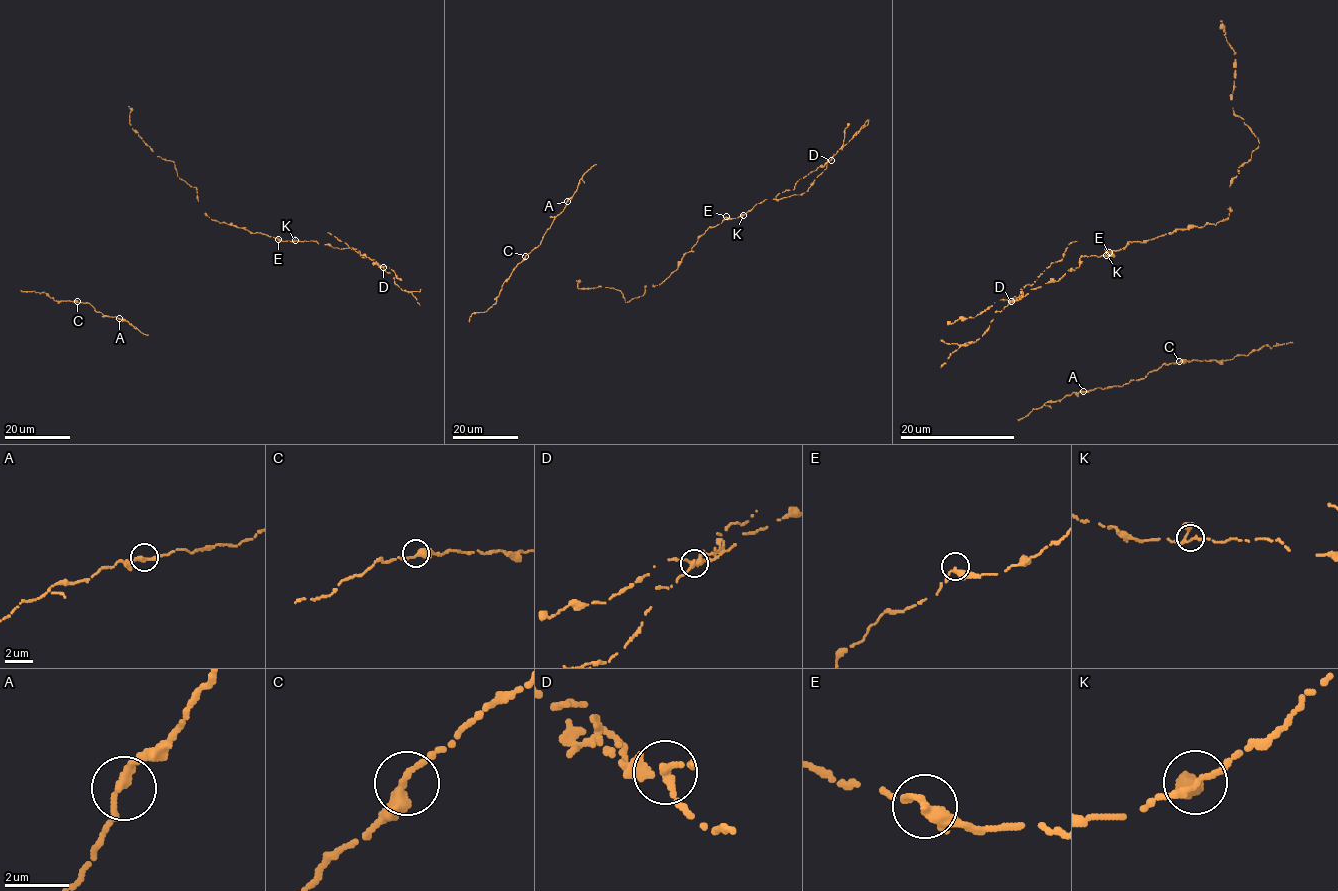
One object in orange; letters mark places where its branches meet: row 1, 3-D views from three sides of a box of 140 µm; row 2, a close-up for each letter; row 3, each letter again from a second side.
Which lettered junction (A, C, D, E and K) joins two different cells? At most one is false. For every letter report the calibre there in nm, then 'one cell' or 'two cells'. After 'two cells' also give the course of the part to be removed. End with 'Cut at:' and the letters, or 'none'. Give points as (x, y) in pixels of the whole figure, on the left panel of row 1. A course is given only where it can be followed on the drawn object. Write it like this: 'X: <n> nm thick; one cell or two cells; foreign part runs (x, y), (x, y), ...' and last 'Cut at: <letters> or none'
A: 240 nm thick; one cell
C: 320 nm thick; one cell
D: 240 nm thick; two cells; foreign part runs (383, 266), (369, 257), (362, 257), (328, 232)
E: 240 nm thick; one cell
K: 170 nm thick; one cell
Cut at: D

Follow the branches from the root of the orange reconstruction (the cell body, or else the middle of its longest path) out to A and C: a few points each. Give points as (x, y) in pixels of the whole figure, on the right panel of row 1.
A: (1067, 395), (1083, 391)
C: (1067, 395), (1089, 392), (1095, 388), (1120, 387), (1143, 378), (1163, 364), (1179, 361)

